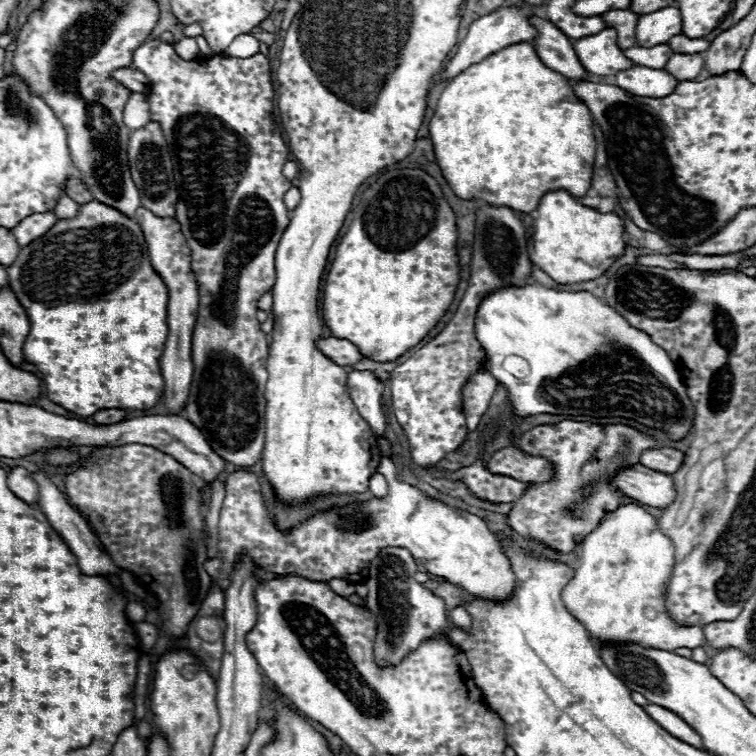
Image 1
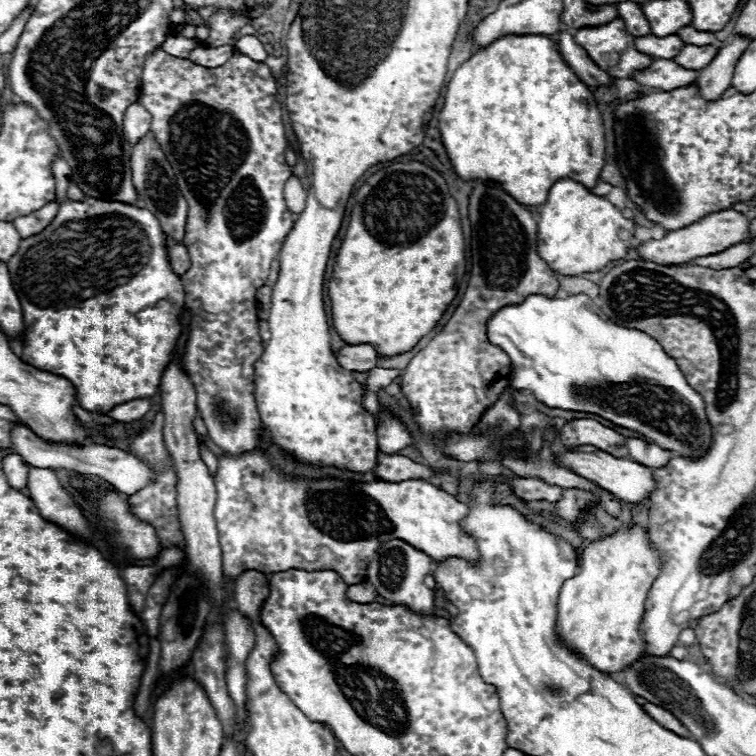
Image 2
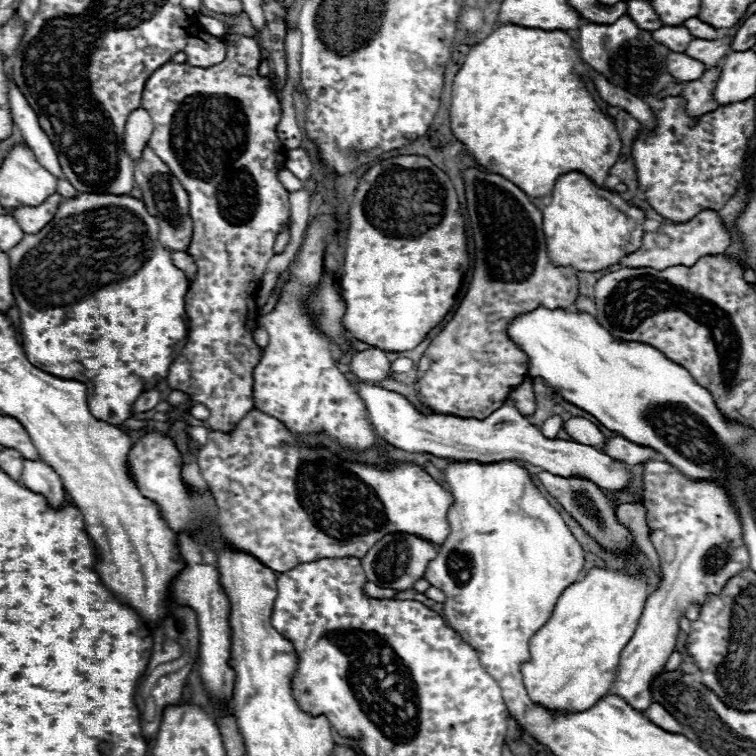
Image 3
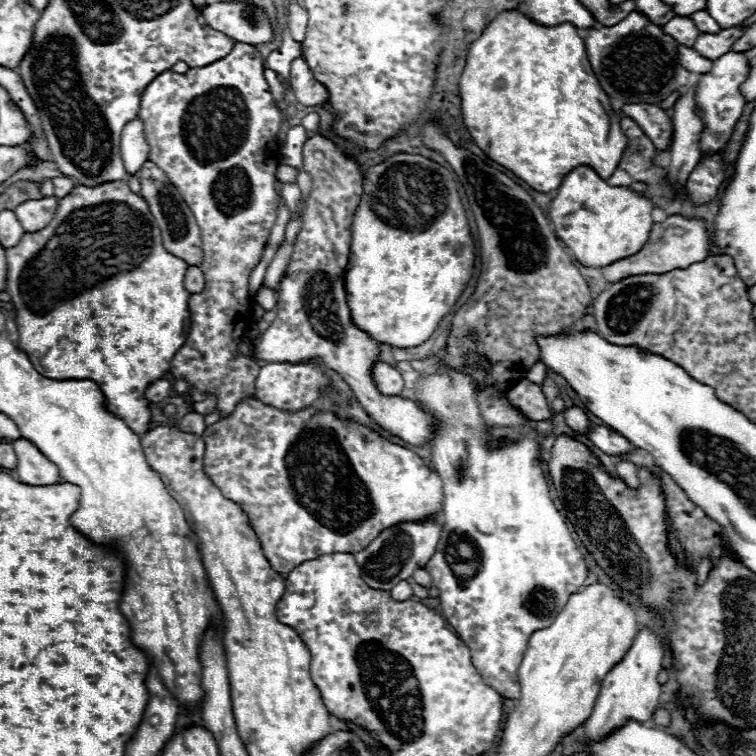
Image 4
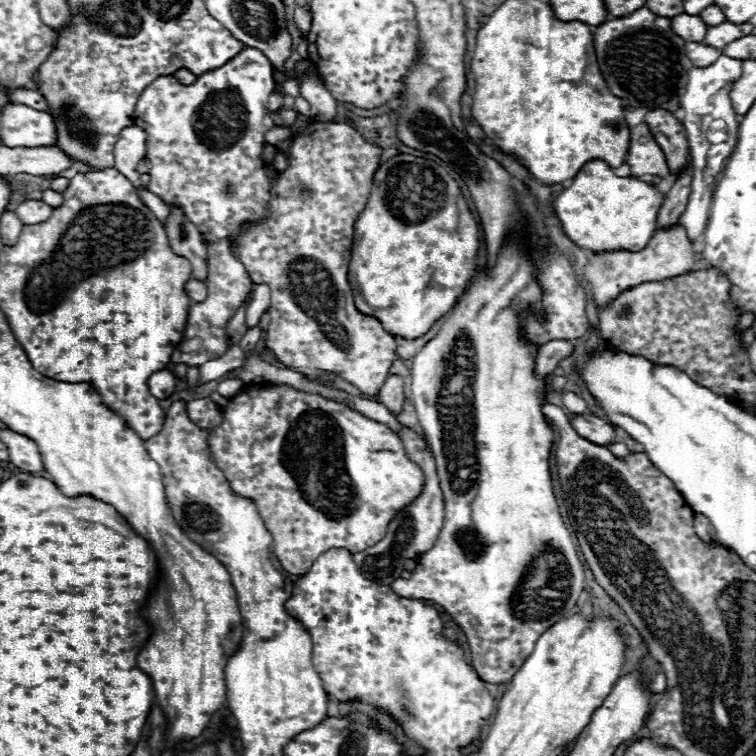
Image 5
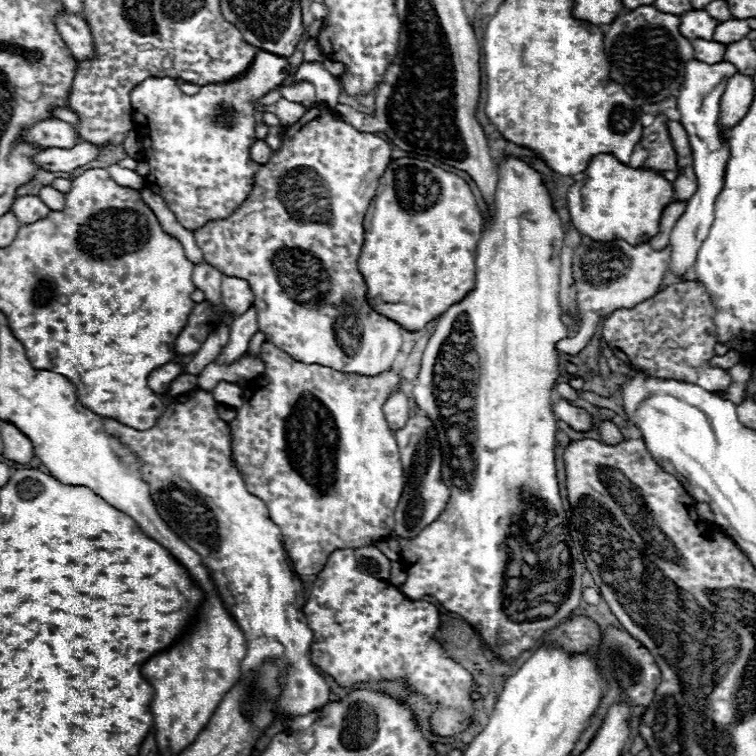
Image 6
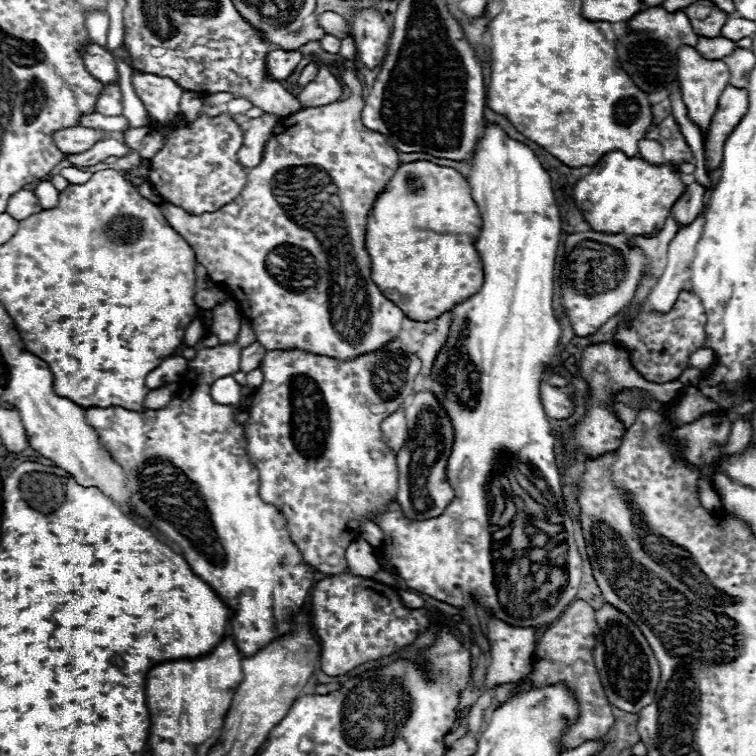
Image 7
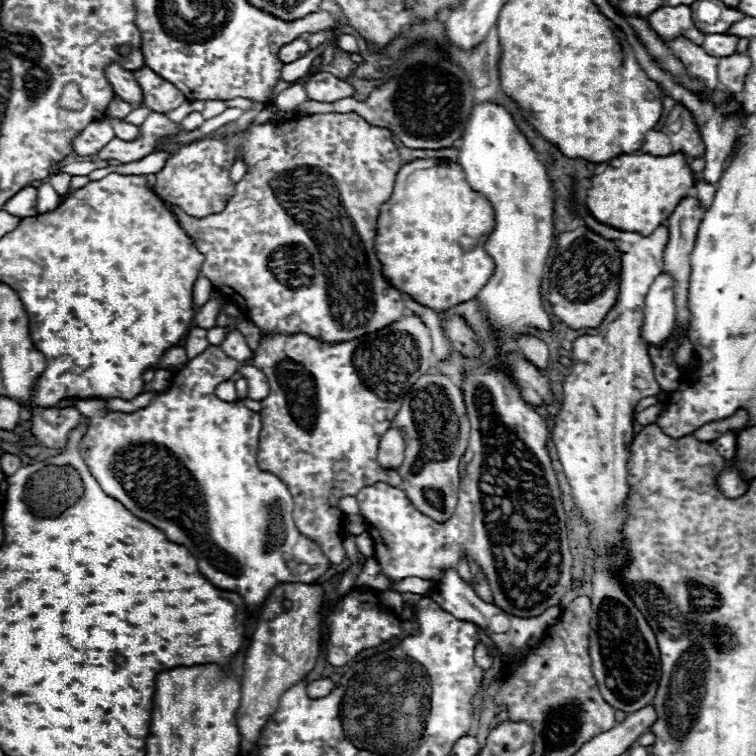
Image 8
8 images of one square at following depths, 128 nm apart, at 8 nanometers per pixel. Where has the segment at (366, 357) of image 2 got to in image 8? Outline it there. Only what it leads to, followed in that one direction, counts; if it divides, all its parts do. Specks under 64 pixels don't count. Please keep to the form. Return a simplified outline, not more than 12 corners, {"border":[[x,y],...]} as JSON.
{"border":[[398,428],[380,438],[378,462],[400,468],[404,438]]}

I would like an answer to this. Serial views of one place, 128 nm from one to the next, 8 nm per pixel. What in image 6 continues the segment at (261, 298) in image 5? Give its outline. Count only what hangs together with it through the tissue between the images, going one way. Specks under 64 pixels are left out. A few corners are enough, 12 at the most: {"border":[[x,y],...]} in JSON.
{"border":[[256,308],[232,320],[218,364],[236,362],[258,332]]}

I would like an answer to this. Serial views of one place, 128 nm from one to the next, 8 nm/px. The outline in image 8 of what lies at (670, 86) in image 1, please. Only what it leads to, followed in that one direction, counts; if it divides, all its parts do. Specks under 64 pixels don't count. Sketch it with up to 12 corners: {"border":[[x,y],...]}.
{"border":[[706,34],[702,42],[716,58],[734,54],[738,38]]}

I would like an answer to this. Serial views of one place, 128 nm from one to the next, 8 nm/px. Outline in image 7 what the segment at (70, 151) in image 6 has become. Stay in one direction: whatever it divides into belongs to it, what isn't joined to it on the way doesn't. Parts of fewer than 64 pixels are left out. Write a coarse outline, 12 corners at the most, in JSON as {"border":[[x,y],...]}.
{"border":[[106,138],[80,154],[66,154],[72,166],[94,166],[132,150]]}

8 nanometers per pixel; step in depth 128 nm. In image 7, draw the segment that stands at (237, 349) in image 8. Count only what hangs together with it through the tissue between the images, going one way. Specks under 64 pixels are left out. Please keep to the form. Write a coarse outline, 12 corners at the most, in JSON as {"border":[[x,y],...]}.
{"border":[[234,302],[216,304],[210,330],[222,344],[236,340],[242,320]]}

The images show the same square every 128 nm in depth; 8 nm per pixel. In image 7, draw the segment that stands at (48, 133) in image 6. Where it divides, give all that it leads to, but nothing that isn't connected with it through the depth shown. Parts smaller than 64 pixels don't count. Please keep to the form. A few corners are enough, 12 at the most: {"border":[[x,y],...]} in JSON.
{"border":[[84,126],[56,130],[52,140],[64,154],[84,152],[102,130]]}

